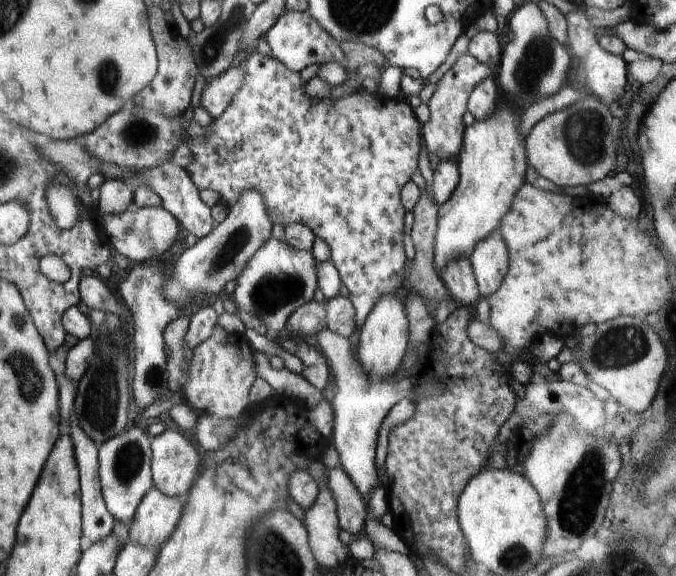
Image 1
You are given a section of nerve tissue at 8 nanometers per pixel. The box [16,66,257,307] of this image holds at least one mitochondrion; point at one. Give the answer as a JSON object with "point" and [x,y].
{"point":[140,134]}

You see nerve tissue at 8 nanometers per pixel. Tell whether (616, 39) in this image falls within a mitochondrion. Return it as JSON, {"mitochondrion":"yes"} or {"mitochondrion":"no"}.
{"mitochondrion":"no"}

